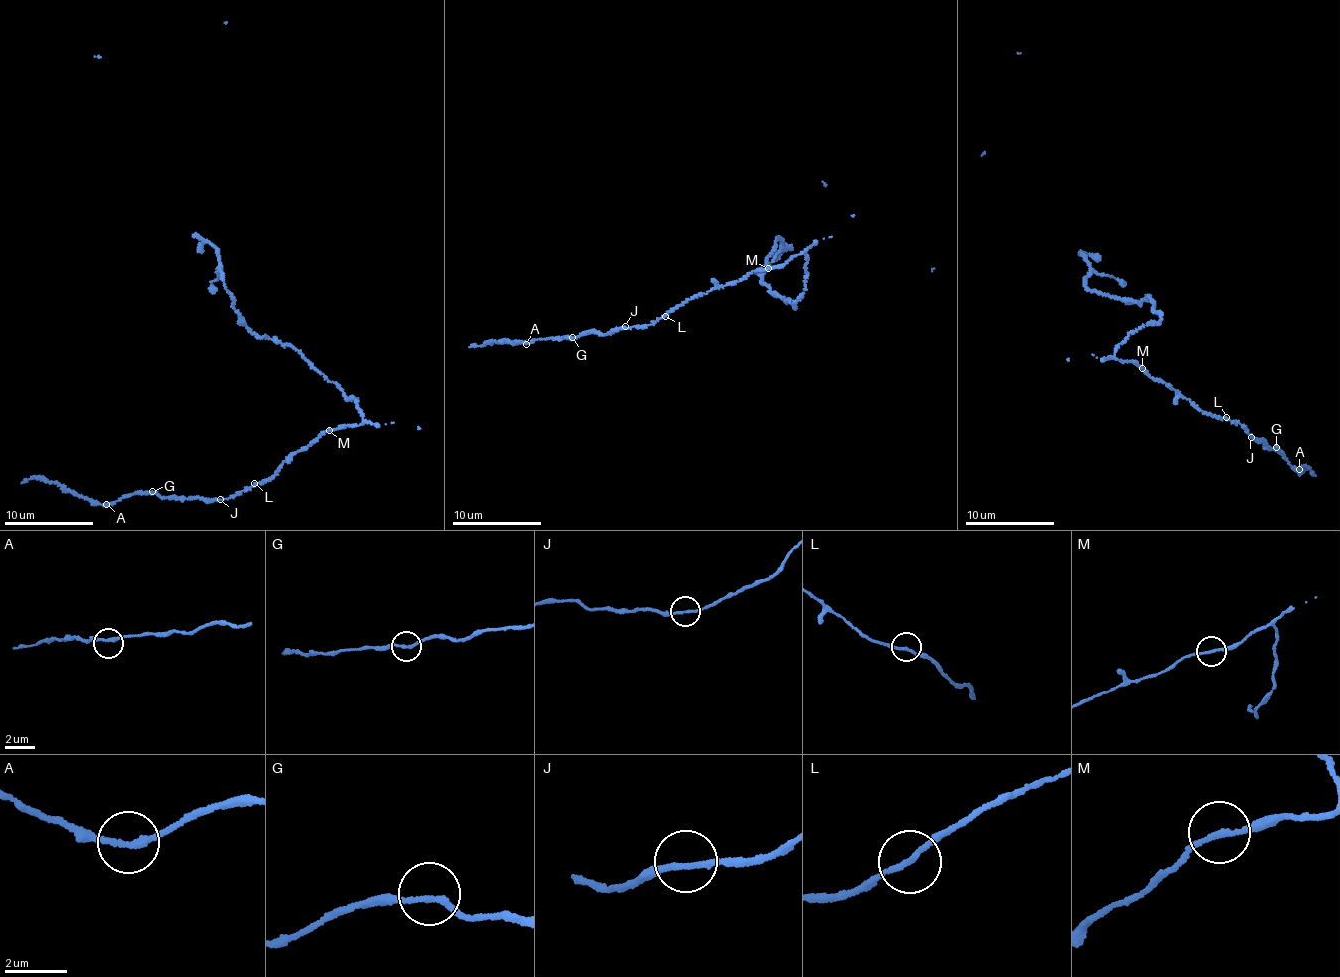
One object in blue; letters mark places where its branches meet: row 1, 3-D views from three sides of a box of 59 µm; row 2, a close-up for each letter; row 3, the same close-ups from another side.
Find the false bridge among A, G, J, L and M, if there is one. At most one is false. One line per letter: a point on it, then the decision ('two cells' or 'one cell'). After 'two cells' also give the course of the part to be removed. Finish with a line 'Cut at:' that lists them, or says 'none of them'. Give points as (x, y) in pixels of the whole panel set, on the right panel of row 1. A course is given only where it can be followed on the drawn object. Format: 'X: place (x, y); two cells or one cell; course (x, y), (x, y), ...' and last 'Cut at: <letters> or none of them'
A: place (1299, 469); one cell
G: place (1276, 447); one cell
J: place (1251, 437); one cell
L: place (1226, 417); one cell
M: place (1142, 368); one cell
Cut at: none of them

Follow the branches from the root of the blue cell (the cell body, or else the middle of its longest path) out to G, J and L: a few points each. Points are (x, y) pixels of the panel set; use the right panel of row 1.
G: (1139, 329), (1128, 334), (1114, 357), (1123, 363), (1130, 360), (1203, 412), (1239, 423), (1271, 449), (1276, 447)
J: (1139, 329), (1128, 334), (1114, 357), (1123, 363), (1130, 360), (1203, 412), (1239, 423), (1251, 437)
L: (1139, 329), (1128, 334), (1125, 342), (1116, 349), (1114, 357), (1123, 363), (1130, 360), (1203, 412), (1226, 417)

